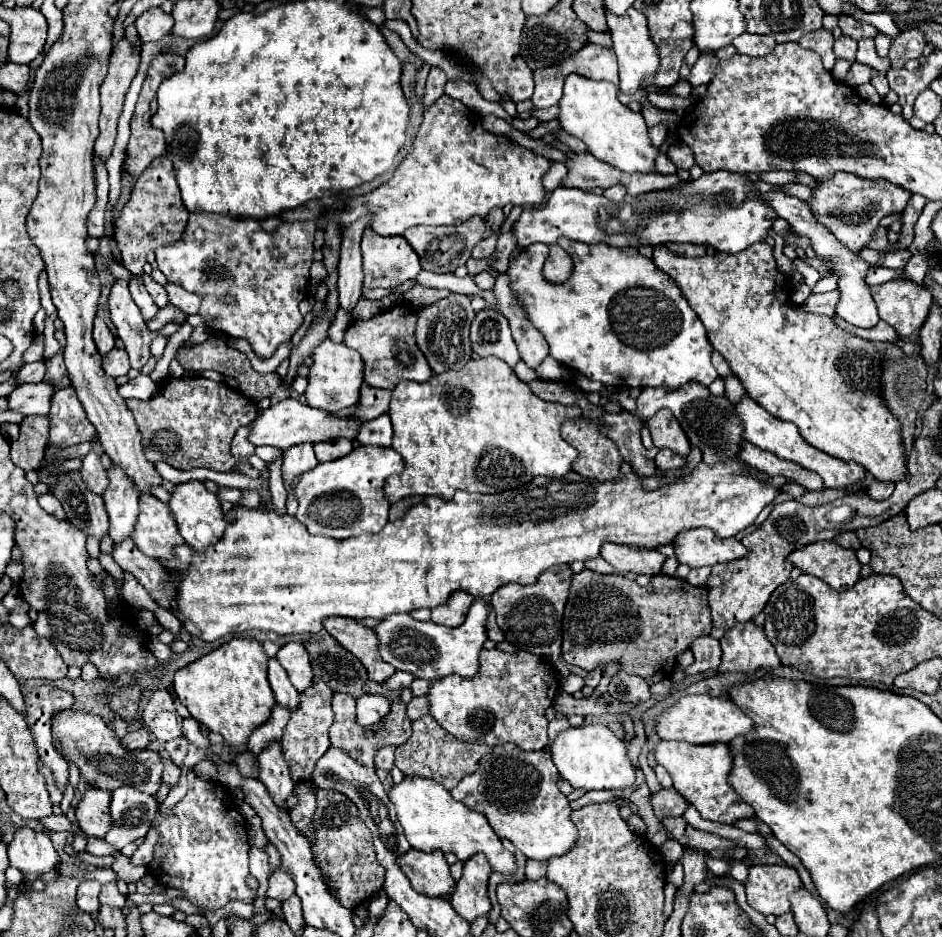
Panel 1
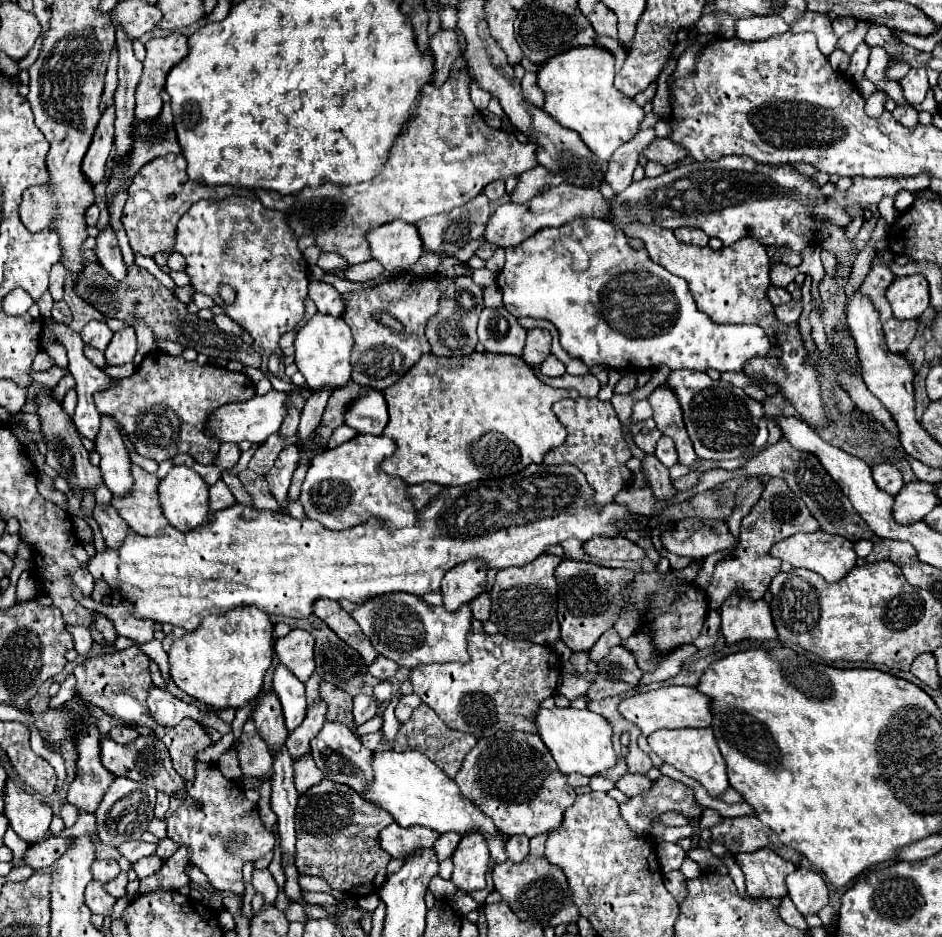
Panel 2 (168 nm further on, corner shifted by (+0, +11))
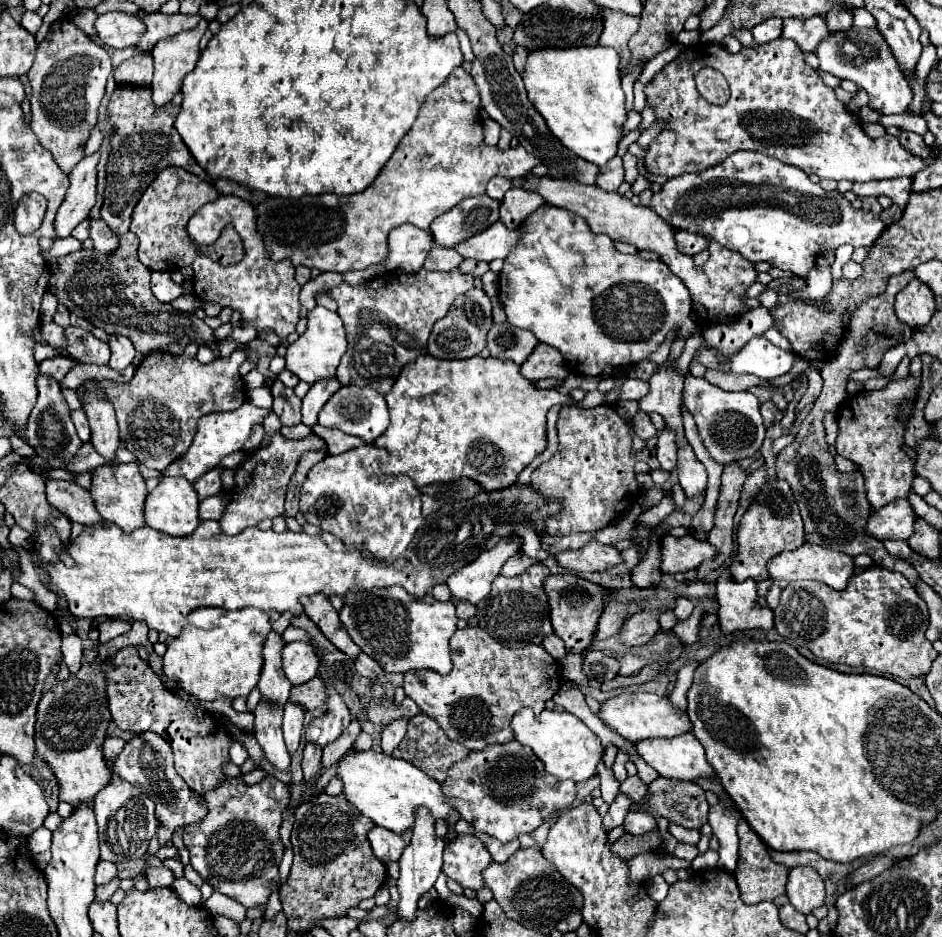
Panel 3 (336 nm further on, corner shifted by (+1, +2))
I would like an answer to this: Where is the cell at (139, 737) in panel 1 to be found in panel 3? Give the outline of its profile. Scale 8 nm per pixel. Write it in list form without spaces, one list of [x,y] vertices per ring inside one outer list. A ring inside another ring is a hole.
[[[108,737],[104,741],[104,757],[108,759],[108,763],[124,749],[124,745],[126,745],[126,741],[120,739],[120,737]]]

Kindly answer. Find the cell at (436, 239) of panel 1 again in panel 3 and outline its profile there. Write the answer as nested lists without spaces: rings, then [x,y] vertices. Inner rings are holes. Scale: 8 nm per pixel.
[[[476,195],[458,203],[452,211],[432,221],[430,233],[434,243],[440,247],[456,247],[464,239],[482,233],[498,221],[498,207],[500,203],[488,195]]]

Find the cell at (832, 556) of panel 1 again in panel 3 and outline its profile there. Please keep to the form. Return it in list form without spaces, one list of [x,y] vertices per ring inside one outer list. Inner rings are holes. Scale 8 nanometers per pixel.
[[[804,543],[802,547],[794,551],[784,551],[778,553],[768,561],[768,571],[774,579],[784,579],[784,581],[798,581],[798,579],[814,579],[820,583],[826,583],[828,587],[842,591],[848,583],[848,579],[854,573],[854,559],[850,555],[844,555],[840,551],[832,551],[814,543]]]

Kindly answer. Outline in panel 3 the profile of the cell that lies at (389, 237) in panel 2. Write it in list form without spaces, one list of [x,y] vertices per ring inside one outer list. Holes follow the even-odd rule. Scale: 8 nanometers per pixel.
[[[400,225],[388,235],[388,255],[384,259],[384,267],[388,271],[416,273],[420,271],[432,245],[432,235],[428,235],[428,231],[414,225]]]

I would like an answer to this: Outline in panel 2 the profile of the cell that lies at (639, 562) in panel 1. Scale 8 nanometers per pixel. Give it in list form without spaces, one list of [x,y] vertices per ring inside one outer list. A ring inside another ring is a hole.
[[[623,536],[591,538],[583,544],[583,550],[585,554],[601,560],[641,560],[645,556],[645,552],[635,542]]]

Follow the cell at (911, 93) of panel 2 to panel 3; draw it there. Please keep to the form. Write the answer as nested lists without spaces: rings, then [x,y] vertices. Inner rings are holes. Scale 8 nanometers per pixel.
[[[852,27],[848,31],[842,31],[840,35],[830,35],[824,43],[820,43],[820,49],[816,51],[816,55],[820,59],[820,71],[832,73],[840,79],[854,81],[860,89],[864,89],[870,95],[870,105],[882,115],[908,111],[914,97],[912,87],[904,77],[900,65],[896,63],[880,31]]]

